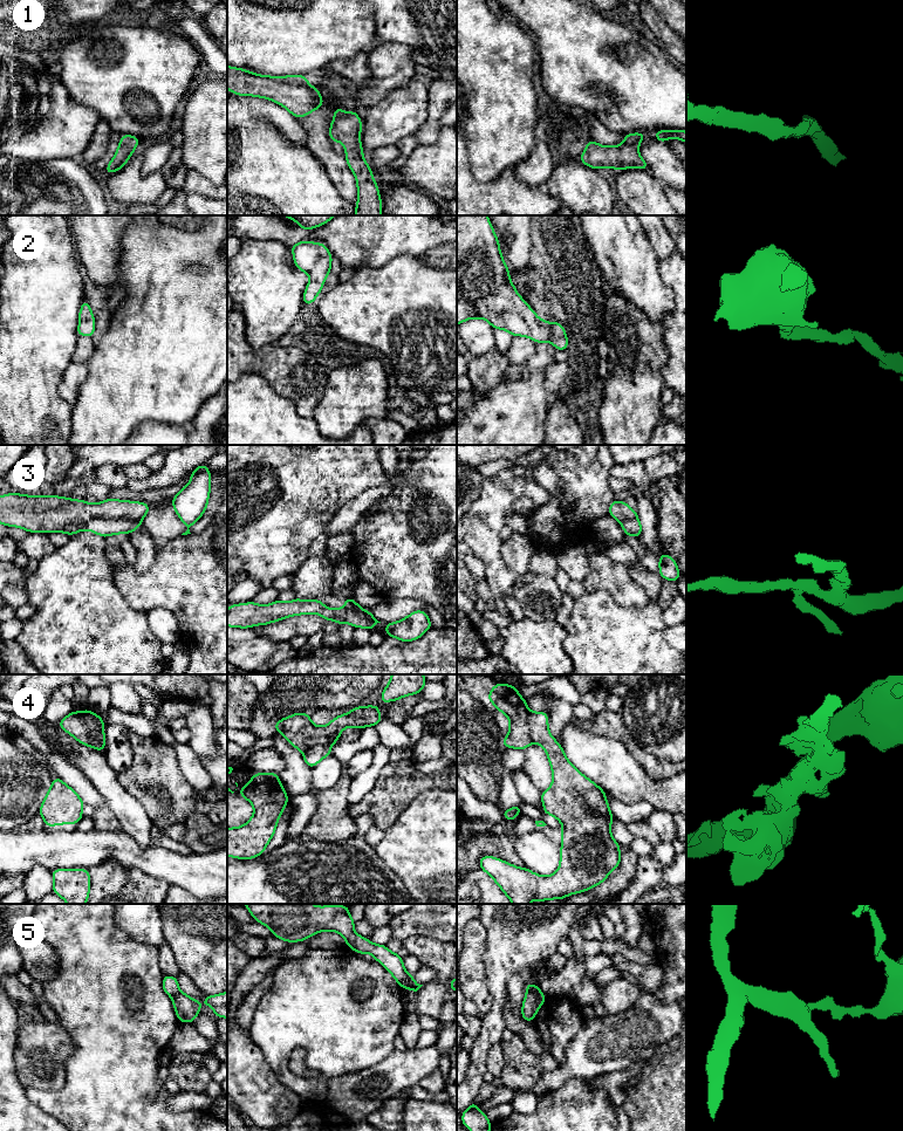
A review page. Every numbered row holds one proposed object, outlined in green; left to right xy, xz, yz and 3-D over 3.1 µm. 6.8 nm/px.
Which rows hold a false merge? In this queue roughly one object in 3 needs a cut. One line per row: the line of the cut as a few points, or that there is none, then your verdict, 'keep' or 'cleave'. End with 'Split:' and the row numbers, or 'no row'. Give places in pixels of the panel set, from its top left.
1: no cut | keep
2: no cut | keep
3: xy (141, 522), (124, 519), (91, 519), (86, 528) | cleave
4: xy (86, 713), (84, 721), (88, 734), (95, 740) | cleave
5: xz (408, 974), (405, 987) | cleave
Split: 3, 4, 5

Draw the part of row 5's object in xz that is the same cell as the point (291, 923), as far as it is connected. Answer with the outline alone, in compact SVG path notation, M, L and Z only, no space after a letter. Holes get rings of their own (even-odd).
M244 904L255 921L269 927L274 937L287 942L305 941L322 931L340 933L347 947L358 954L370 953L405 989L408 972L403 959L386 948L386 945L372 944L354 931L355 921L350 917L349 906L312 904Z

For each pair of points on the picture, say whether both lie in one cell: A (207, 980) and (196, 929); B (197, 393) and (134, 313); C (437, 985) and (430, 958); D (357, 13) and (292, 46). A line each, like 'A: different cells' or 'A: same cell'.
A: same cell
B: same cell
C: same cell
D: same cell

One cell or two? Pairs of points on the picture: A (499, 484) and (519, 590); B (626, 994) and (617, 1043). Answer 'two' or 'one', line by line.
A: two
B: two

